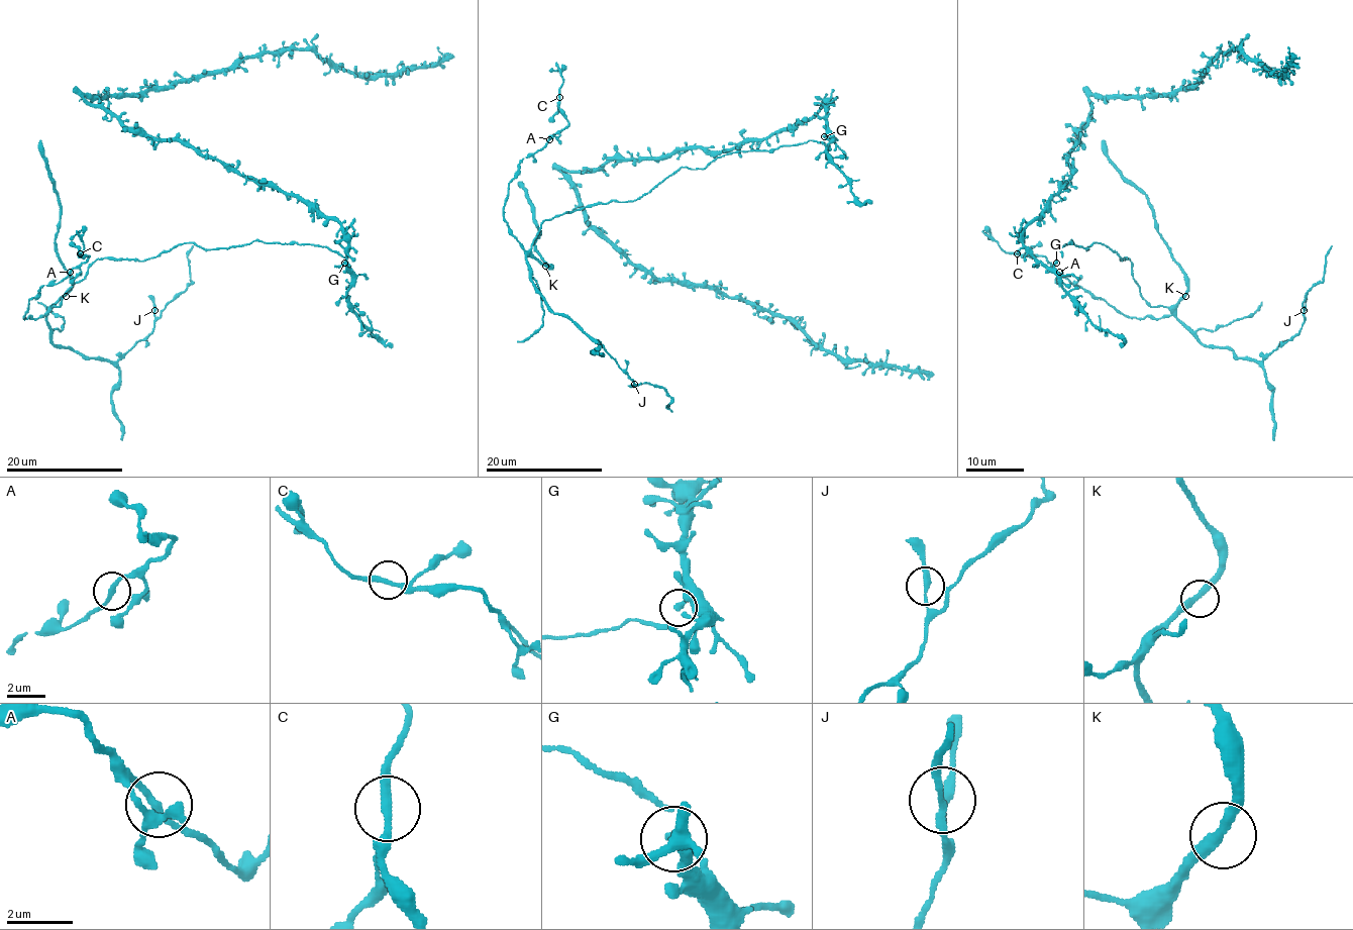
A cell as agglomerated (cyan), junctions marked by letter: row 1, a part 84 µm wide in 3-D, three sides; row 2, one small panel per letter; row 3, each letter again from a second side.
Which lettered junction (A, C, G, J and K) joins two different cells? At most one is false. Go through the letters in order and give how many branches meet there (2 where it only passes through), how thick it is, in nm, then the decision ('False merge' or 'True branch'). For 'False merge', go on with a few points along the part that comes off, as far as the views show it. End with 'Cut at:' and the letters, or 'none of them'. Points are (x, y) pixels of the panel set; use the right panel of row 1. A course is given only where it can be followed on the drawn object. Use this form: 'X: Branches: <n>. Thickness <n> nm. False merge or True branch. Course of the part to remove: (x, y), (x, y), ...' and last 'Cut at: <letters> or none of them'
A: Branches: 2. Thickness 220 nm. True branch
C: Branches: 2. Thickness 240 nm. True branch
G: Branches: 2. Thickness 200 nm. True branch
J: Branches: 2. Thickness 220 nm. True branch
K: Branches: 2. Thickness 280 nm. True branch
Cut at: none of them

